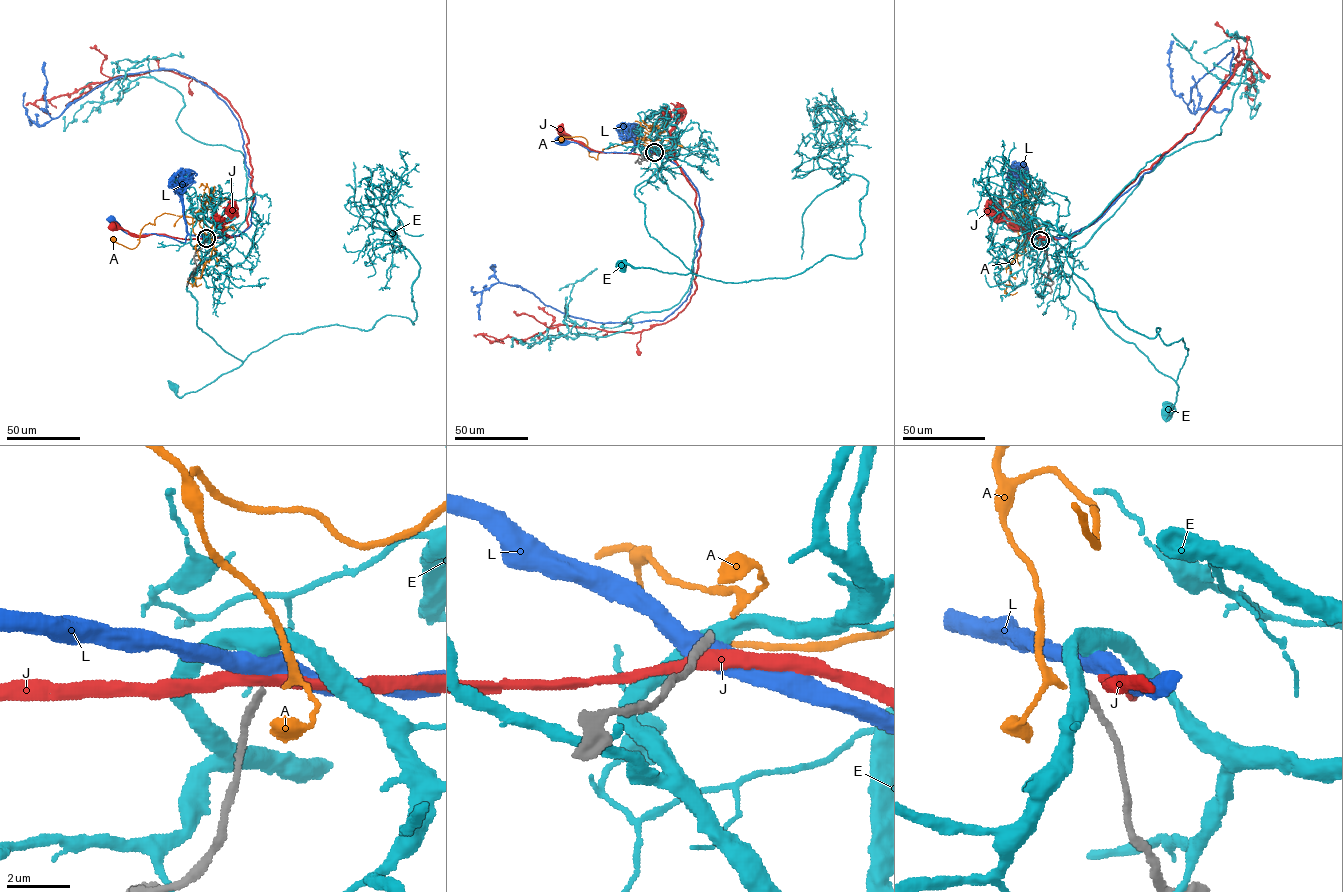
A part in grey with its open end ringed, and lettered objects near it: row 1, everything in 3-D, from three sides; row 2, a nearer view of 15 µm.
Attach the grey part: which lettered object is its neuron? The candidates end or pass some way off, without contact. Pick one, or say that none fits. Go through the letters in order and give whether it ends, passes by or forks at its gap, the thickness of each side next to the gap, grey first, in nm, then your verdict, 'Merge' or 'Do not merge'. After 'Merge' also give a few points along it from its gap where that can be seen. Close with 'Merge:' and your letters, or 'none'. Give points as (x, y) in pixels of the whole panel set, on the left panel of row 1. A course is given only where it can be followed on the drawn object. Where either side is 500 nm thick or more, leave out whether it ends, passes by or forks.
A: It passes by. Thickness 200 nm (grey) against 170 nm. Merge. Its course: (207, 238), (199, 220), (189, 224), (185, 216), (163, 213), (140, 230), (133, 248), (112, 240)
E: Thickness 200 nm (grey) against 500 nm. Do not merge
J: It passes by. Thickness 200 nm (grey) against 400 nm. Do not merge
L: Thickness 200 nm (grey) against 550 nm. Do not merge
Merge: A

